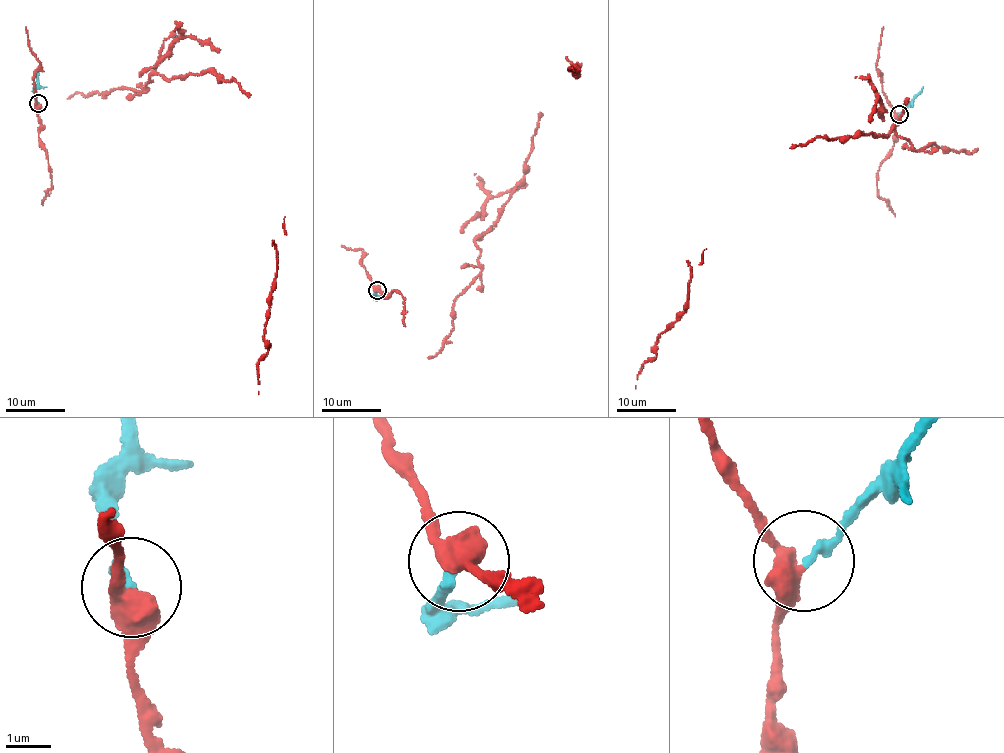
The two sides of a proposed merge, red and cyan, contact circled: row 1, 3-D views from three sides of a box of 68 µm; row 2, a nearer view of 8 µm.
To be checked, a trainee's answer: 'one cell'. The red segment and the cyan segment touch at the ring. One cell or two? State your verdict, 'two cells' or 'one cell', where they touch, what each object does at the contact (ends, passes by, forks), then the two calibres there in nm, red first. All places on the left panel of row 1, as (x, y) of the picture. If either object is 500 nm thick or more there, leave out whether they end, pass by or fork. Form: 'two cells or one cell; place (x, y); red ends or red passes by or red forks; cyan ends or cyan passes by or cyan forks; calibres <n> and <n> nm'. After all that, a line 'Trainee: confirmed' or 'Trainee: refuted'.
two cells; place (38, 103); red passes by; cyan ends; calibres 440 and 190 nm
Trainee: refuted

